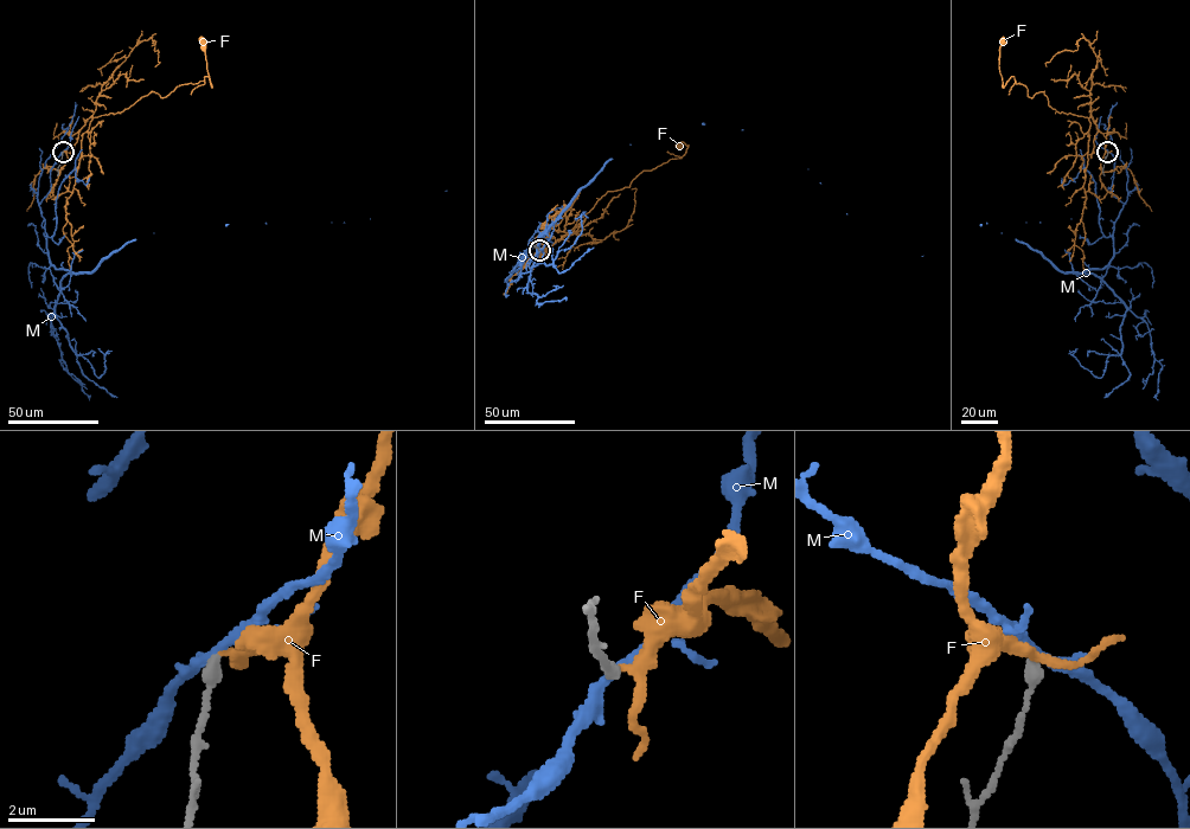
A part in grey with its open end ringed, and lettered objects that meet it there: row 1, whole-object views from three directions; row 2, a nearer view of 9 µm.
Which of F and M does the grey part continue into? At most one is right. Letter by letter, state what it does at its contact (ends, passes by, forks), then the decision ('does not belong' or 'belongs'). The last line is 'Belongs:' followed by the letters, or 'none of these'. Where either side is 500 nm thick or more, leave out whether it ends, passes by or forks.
F: it passes by | does not belong
M: it passes by | does not belong
Belongs: none of these

